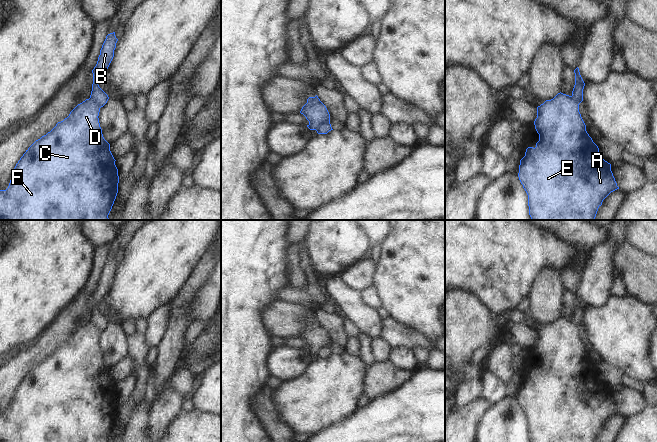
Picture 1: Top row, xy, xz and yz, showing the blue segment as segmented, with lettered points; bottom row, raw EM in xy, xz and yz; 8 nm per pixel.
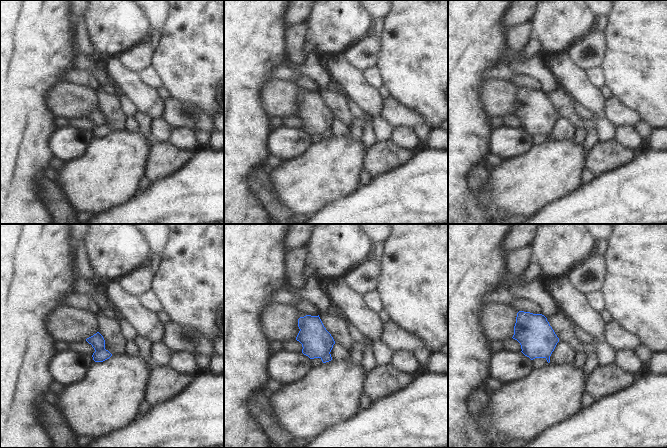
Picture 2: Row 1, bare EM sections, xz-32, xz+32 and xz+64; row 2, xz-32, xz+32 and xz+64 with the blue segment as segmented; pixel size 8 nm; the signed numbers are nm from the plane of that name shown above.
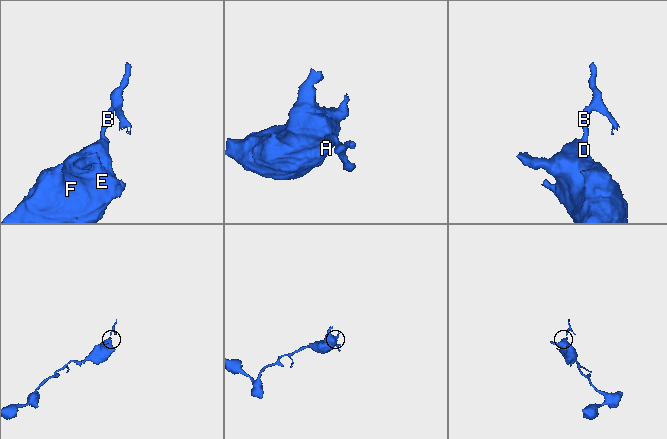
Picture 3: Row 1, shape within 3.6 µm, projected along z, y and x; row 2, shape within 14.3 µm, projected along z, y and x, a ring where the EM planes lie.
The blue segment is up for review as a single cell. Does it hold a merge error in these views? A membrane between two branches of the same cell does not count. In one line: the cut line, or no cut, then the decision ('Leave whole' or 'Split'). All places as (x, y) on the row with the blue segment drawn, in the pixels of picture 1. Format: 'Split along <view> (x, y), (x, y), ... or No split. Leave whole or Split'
Split along xz (329, 121), (322, 122), (315, 129). Split

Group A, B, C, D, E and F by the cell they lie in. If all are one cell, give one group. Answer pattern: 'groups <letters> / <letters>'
groups A C D E F / B

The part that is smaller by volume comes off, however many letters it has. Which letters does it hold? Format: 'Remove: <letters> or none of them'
Remove: B

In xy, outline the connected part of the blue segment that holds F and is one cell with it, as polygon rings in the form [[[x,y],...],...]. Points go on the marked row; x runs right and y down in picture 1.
[[[90,98],[78,104],[63,121],[36,140],[23,154],[14,168],[12,178],[6,190],[0,190],[0,220],[109,220],[108,215],[112,209],[118,193],[118,169],[115,159],[110,151],[110,144],[104,139],[99,123],[100,108]]]

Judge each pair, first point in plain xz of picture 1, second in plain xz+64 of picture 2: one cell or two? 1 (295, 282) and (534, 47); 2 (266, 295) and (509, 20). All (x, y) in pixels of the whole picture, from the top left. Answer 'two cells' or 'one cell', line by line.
1: two cells
2: two cells

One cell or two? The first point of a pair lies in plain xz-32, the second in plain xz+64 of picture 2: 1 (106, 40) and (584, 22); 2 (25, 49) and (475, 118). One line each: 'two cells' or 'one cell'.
1: one cell
2: one cell

